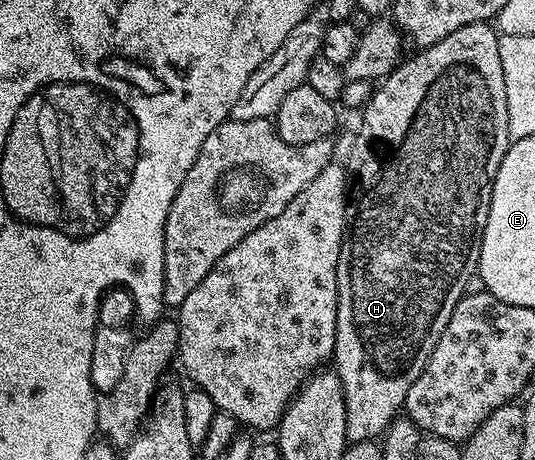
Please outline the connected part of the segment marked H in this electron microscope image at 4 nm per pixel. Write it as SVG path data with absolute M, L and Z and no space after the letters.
M488 22L466 24L466 28L458 28L458 32L450 32L433 46L425 46L413 58L405 57L396 69L373 89L372 97L362 110L364 119L358 125L353 156L347 163L348 192L350 197L344 207L344 239L340 245L340 259L336 269L336 348L334 351L334 369L344 389L346 400L346 436L349 443L371 442L379 439L401 413L410 388L414 388L414 380L422 376L422 368L426 368L426 360L430 360L430 352L434 352L434 344L438 344L438 336L446 332L446 324L450 324L450 316L454 316L454 308L458 300L469 293L468 286L477 277L480 268L480 245L486 228L486 220L490 216L490 200L494 180L498 176L498 168L502 164L502 156L506 156L510 139L508 121L506 120L506 80L502 80L502 56L498 56L500 34L495 25Z

